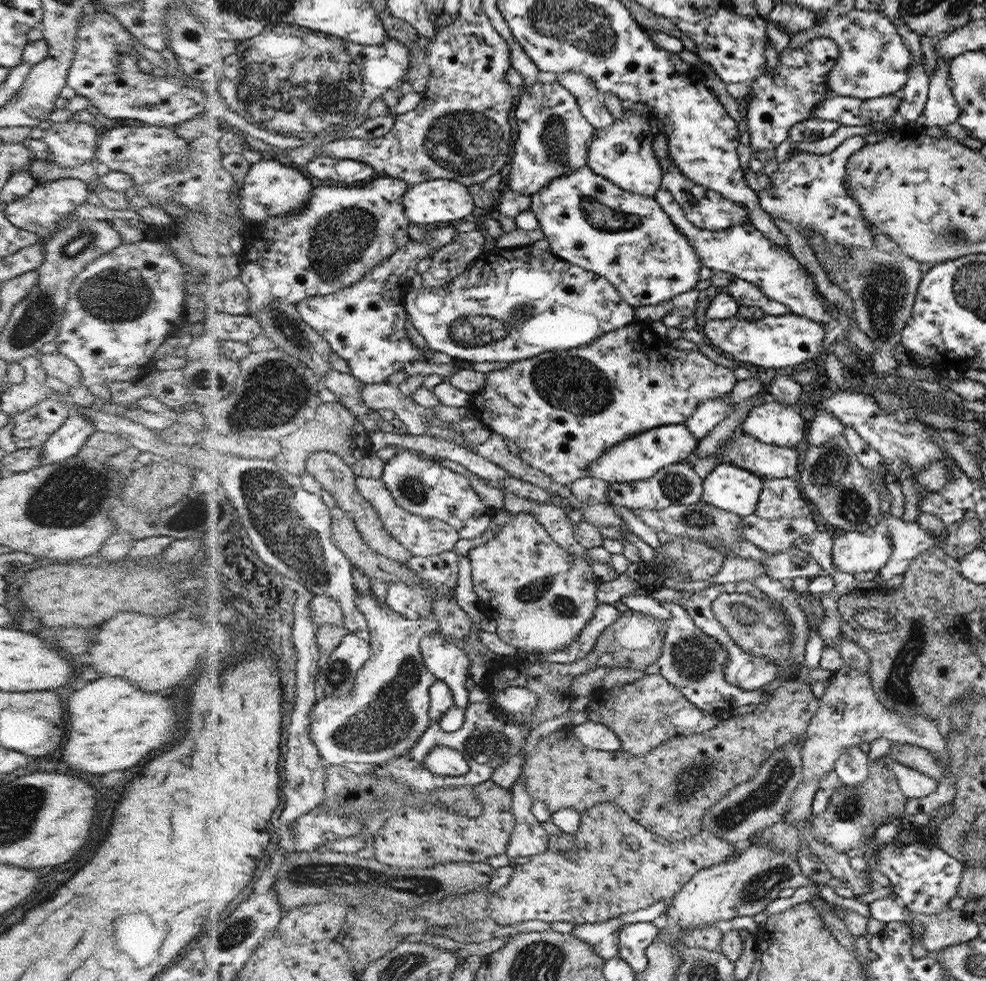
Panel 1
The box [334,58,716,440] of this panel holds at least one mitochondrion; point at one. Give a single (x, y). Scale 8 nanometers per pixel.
(465, 143)

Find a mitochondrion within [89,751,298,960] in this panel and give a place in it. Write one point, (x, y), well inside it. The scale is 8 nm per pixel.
(236, 931)

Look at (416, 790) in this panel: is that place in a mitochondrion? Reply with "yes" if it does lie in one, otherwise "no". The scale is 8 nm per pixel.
no

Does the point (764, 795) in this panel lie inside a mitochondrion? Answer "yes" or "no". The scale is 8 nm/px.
yes

